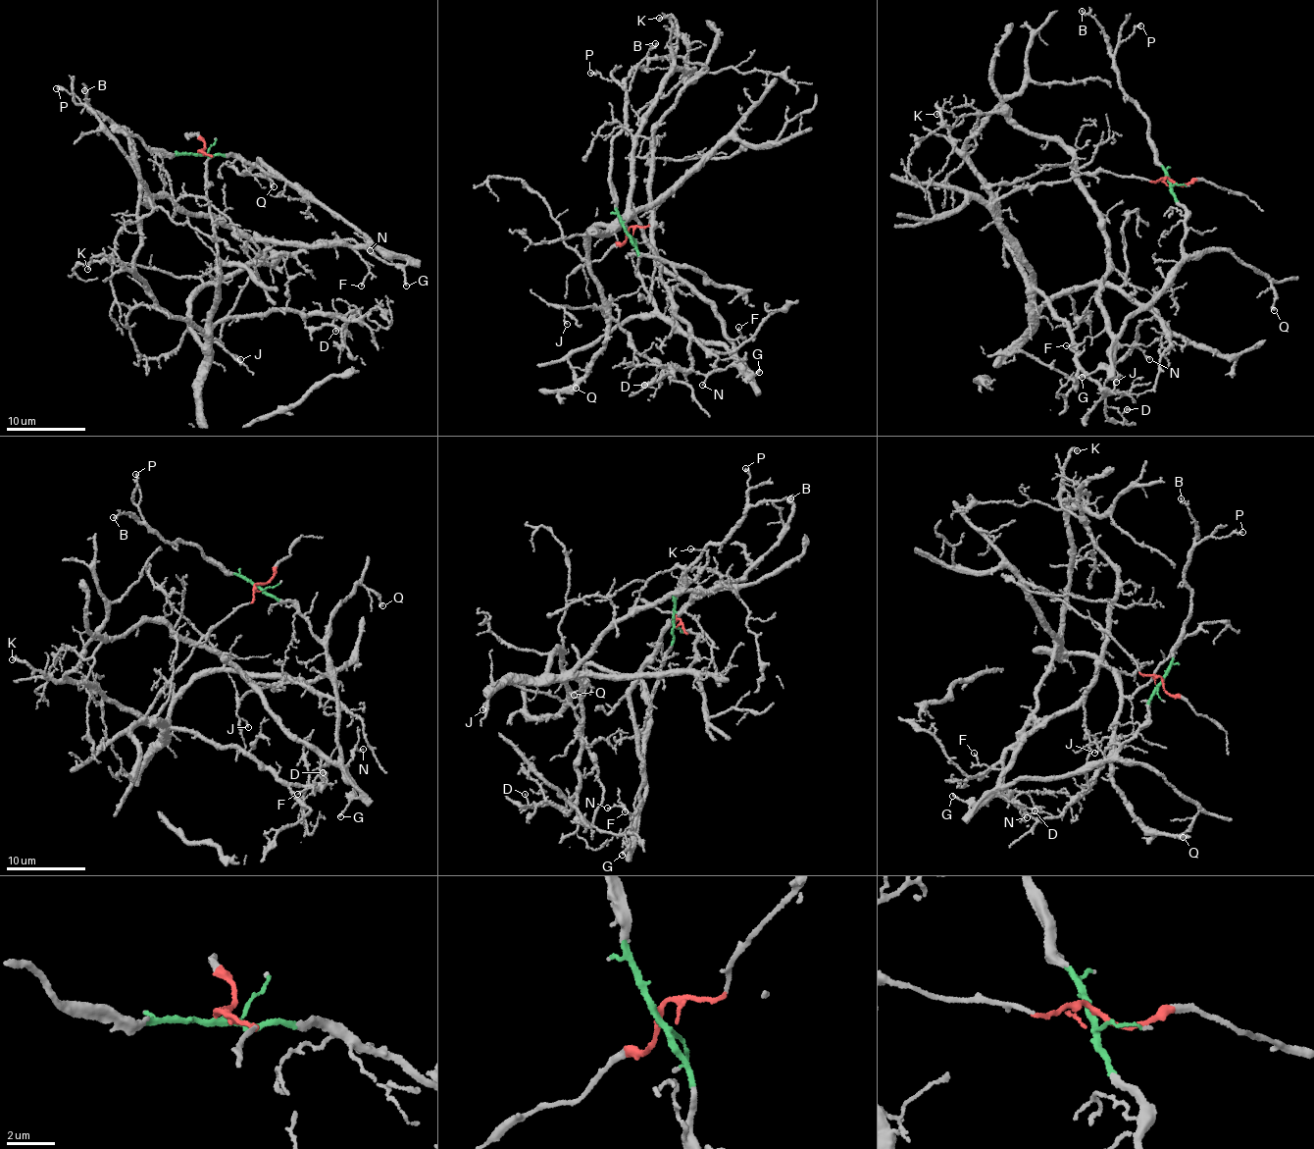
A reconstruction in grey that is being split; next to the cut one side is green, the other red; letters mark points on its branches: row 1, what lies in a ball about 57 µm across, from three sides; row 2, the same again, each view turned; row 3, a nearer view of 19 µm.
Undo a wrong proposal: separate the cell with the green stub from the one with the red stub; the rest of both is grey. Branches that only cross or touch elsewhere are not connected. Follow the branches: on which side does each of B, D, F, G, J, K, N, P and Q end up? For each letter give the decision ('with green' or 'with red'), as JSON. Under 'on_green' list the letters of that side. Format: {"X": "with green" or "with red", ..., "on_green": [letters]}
{"B": "with green", "D": "with red", "F": "with green", "G": "with green", "J": "with red", "K": "with red", "N": "with green", "P": "with green", "Q": "with green", "on_green": ["B", "F", "G", "N", "P", "Q"]}

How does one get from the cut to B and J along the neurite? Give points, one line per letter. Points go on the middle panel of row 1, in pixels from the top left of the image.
B: (626, 233), (610, 170), (612, 141), (629, 115), (625, 82), (656, 43)
J: (627, 232), (649, 224), (713, 153), (625, 221), (594, 228), (589, 272), (606, 316), (559, 306), (567, 325)

